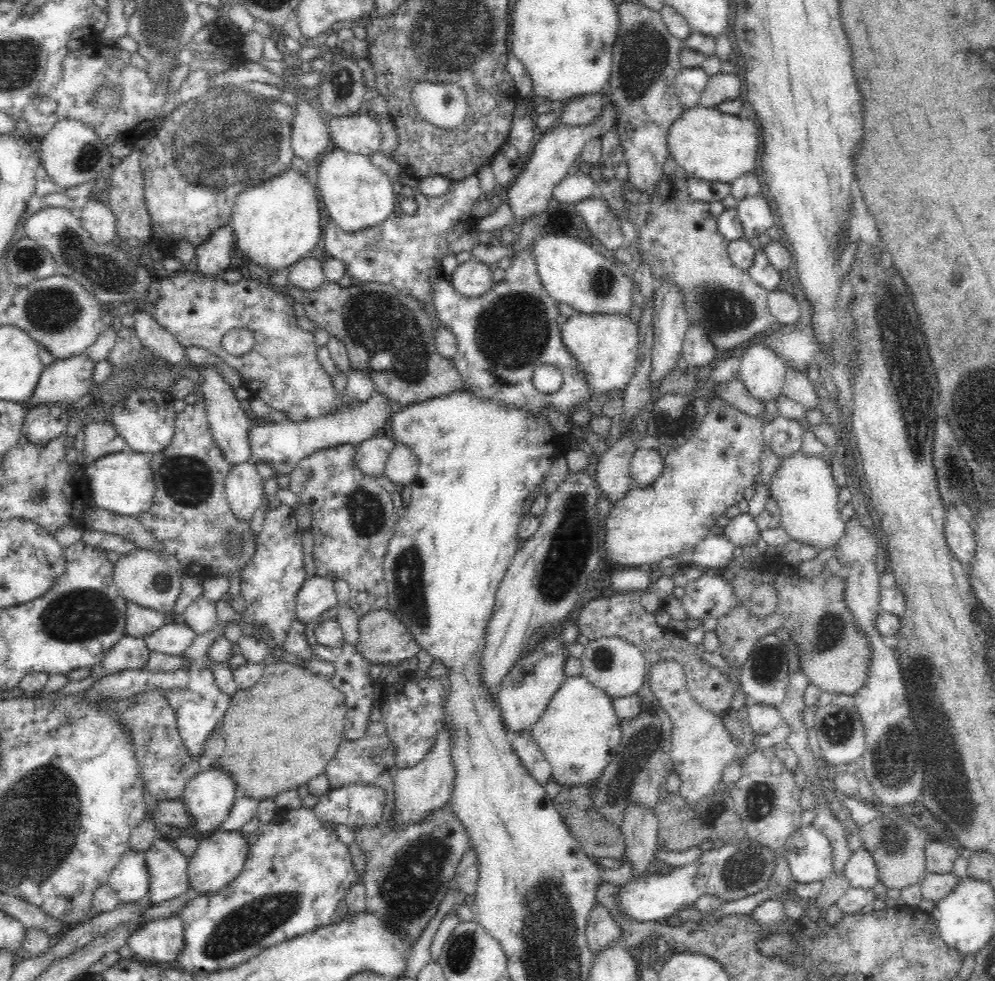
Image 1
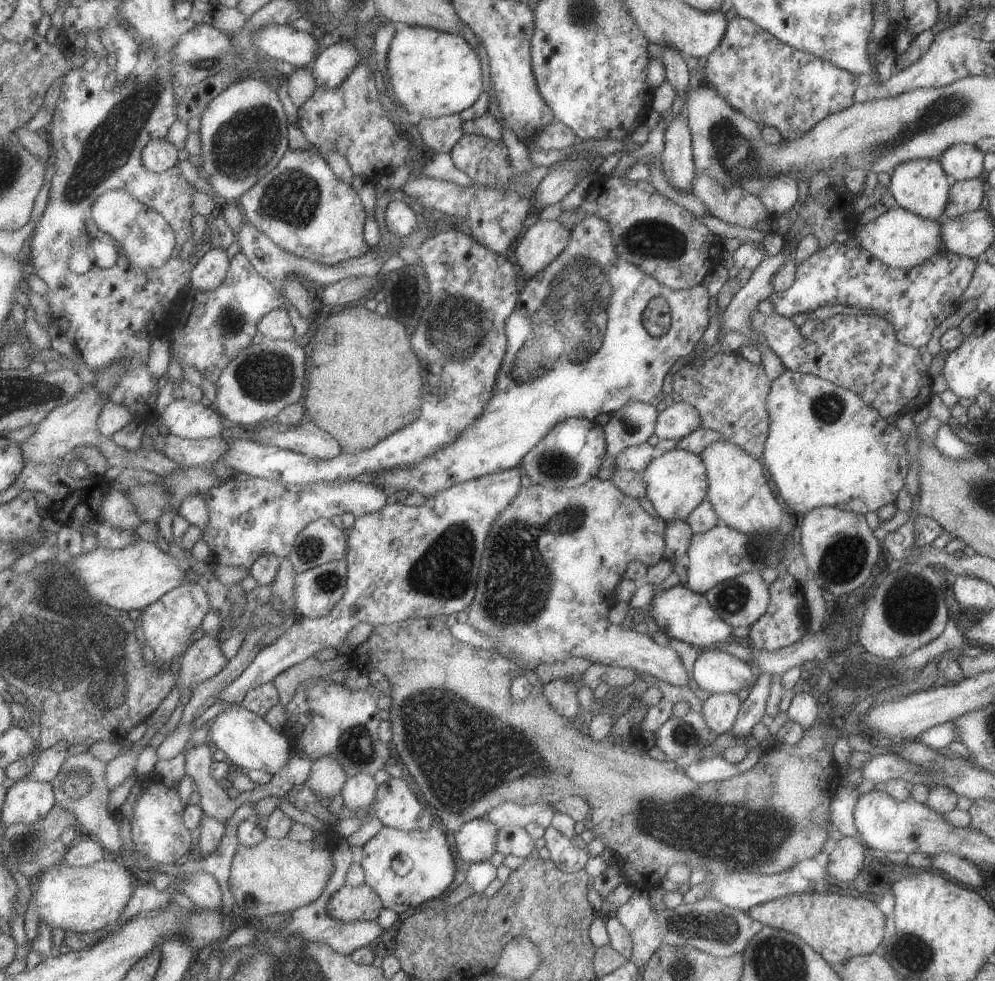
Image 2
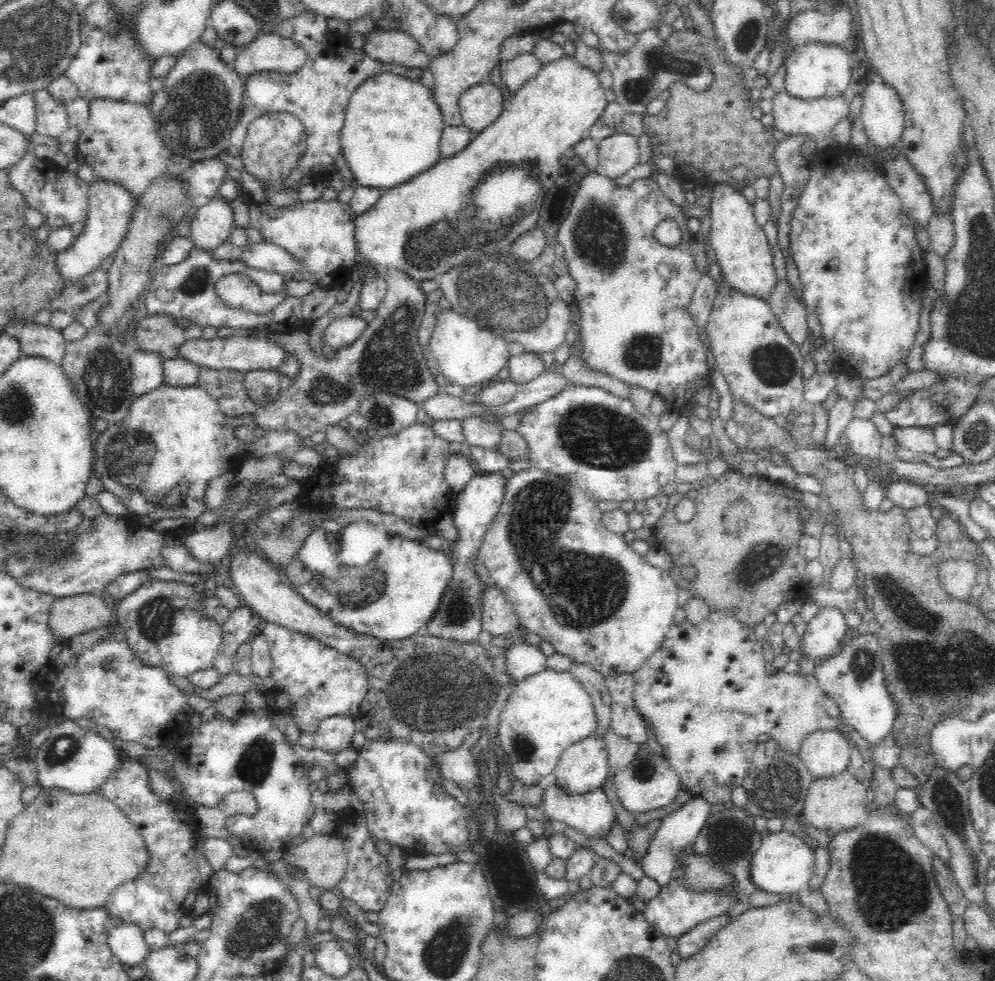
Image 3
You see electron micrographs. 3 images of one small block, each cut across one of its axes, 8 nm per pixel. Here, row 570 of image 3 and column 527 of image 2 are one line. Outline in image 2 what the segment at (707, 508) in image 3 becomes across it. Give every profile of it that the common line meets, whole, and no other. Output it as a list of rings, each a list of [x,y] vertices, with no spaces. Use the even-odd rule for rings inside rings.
[[[428,618],[407,619],[400,623],[381,625],[374,627],[374,633],[370,636],[370,639],[358,647],[359,652],[352,652],[350,656],[350,658],[355,658],[354,667],[366,672],[378,670],[391,683],[393,704],[389,712],[391,714],[389,719],[394,728],[393,743],[395,750],[398,755],[401,754],[400,760],[403,758],[403,762],[411,770],[411,775],[420,787],[424,798],[436,809],[437,814],[444,824],[444,828],[450,835],[458,833],[469,821],[483,818],[496,806],[507,801],[526,807],[527,805],[534,804],[554,805],[556,802],[565,800],[567,797],[580,796],[587,800],[587,804],[591,809],[592,836],[599,838],[604,844],[604,848],[608,848],[615,854],[622,880],[631,882],[633,886],[643,886],[643,888],[649,888],[649,884],[651,884],[649,878],[653,874],[655,874],[655,878],[664,880],[668,867],[677,863],[688,866],[690,872],[697,867],[703,868],[707,872],[703,881],[705,883],[713,883],[721,875],[740,870],[762,875],[780,873],[781,871],[794,868],[795,864],[801,862],[801,860],[814,858],[821,852],[823,844],[829,839],[827,835],[827,825],[830,824],[828,810],[833,792],[839,784],[836,763],[832,757],[832,746],[835,744],[835,738],[837,738],[839,732],[837,730],[837,722],[833,721],[831,716],[827,721],[822,721],[816,717],[815,721],[802,730],[801,739],[795,744],[787,745],[777,742],[777,744],[769,746],[769,748],[761,753],[757,762],[745,772],[716,783],[697,784],[674,762],[656,761],[649,757],[647,751],[639,749],[637,744],[632,741],[634,736],[622,738],[621,741],[616,742],[611,741],[611,738],[607,736],[601,742],[595,742],[584,730],[575,730],[571,721],[563,717],[553,704],[551,704],[545,694],[545,684],[537,676],[535,670],[523,670],[521,666],[517,666],[511,660],[503,658],[499,652],[483,650],[481,647],[475,648],[471,644],[458,640],[453,636],[453,632],[451,632],[451,628],[447,622],[444,623],[436,618]],[[517,676],[525,676],[532,686],[531,696],[527,700],[523,700],[523,702],[515,702],[511,698],[511,682]]]

